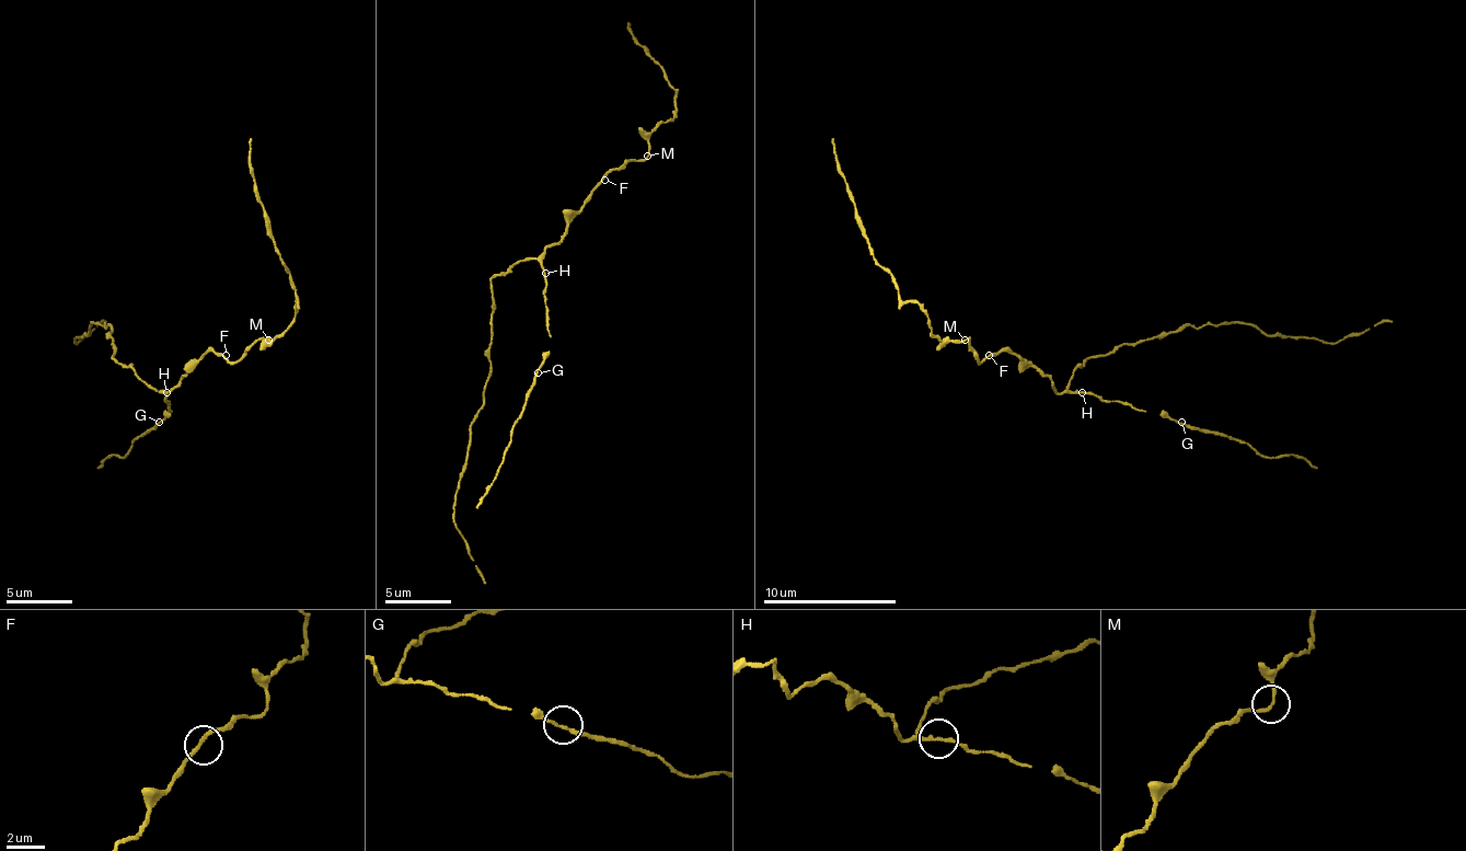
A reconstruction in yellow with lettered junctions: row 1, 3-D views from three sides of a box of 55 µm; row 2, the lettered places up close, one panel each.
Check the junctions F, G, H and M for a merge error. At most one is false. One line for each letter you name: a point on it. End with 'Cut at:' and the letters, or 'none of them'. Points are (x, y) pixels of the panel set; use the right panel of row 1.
Cut at: none of them

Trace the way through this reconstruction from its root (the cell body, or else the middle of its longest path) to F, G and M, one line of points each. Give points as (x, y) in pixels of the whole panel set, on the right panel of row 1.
F: (1052, 382), (1029, 369), (1012, 352), (992, 352), (989, 355)
G: (1052, 382), (1059, 392), (1092, 392), (1108, 402), (1126, 402), (1135, 409), (1181, 422)
M: (1052, 382), (1029, 369), (1012, 352), (992, 352), (979, 361), (979, 355), (966, 338)

